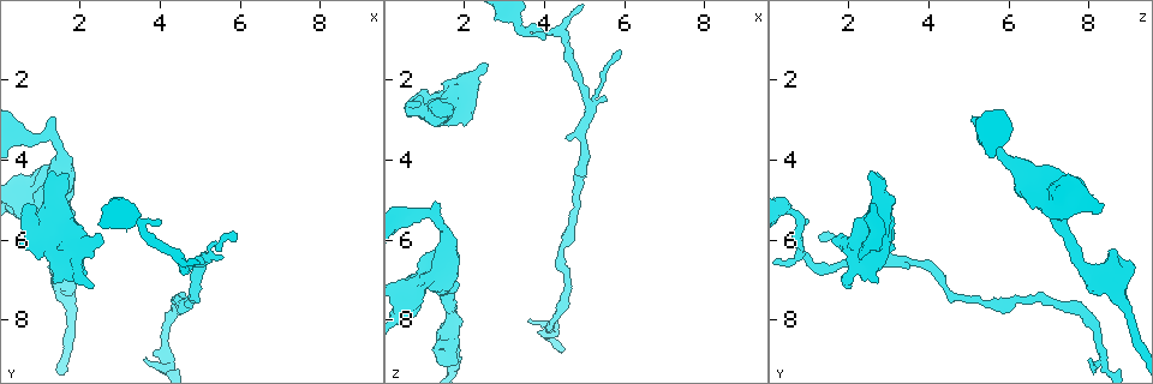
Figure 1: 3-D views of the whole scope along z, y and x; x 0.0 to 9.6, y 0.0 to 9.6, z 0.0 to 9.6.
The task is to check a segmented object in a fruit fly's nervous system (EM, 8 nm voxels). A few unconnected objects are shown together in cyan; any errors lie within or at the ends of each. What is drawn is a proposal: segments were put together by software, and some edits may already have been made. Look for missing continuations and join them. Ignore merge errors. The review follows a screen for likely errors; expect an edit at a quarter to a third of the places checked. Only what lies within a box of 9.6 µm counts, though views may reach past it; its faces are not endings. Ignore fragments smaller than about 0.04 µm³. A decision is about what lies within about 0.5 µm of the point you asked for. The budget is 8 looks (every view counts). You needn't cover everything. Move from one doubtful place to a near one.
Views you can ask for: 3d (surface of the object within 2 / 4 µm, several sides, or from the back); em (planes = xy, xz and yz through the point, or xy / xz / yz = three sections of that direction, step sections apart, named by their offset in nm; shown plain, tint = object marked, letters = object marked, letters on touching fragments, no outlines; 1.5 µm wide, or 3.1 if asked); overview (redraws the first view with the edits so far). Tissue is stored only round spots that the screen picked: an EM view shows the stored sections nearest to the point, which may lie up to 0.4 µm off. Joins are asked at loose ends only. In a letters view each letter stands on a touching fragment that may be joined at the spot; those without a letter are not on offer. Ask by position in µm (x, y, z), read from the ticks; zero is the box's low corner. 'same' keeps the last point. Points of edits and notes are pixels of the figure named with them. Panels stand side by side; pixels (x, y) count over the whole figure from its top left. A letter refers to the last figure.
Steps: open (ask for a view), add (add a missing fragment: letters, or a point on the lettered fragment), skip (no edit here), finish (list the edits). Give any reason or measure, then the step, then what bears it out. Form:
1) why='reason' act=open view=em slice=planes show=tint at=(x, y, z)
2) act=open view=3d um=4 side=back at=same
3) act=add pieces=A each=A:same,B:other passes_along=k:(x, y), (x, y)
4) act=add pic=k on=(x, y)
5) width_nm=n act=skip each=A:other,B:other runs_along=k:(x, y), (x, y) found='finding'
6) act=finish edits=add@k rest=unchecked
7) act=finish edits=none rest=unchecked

why='free end' act=open view=3d um=2 at=(5.90, 5.85, 1.30)

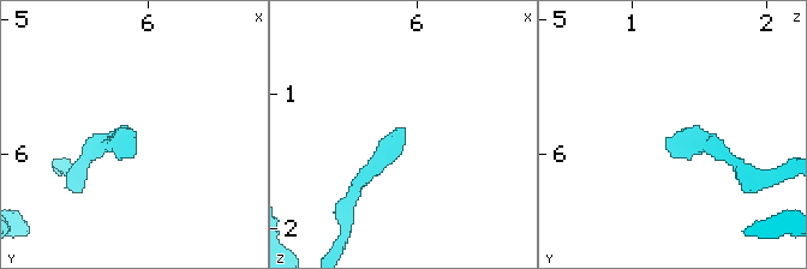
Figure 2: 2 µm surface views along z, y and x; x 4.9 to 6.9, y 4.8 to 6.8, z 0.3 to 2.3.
act=open view=em slice=planes show=letters at=(5.92, 5.90, 1.26)

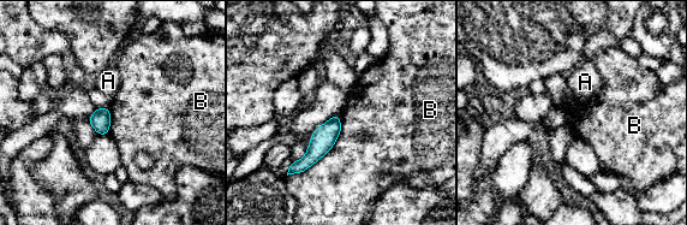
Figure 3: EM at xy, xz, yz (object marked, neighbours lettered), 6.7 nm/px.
longest_contact=B:550nm act=skip each=A:other,B:other runs_along=3:(336, 118), (316, 151), (294, 170) found='none of them fits'

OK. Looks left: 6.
why='an open end' act=open view=3d um=2 at=(1.45, 7.05, 2.75)

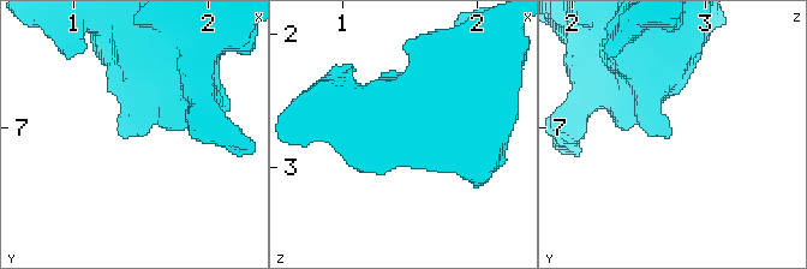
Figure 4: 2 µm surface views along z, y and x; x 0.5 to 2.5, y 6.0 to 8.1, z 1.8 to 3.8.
why='shape alone is not enough' act=open view=em slice=planes show=tint at=(1.42, 7.08, 2.70)

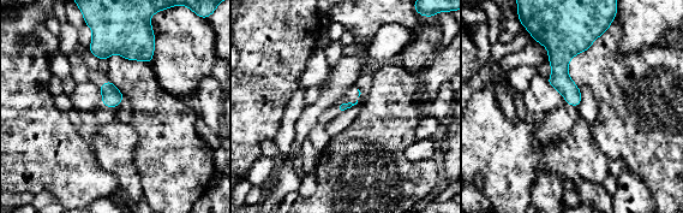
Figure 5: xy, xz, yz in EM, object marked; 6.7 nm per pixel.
why='what lies round it' act=open view=em slice=planes show=letters at=same

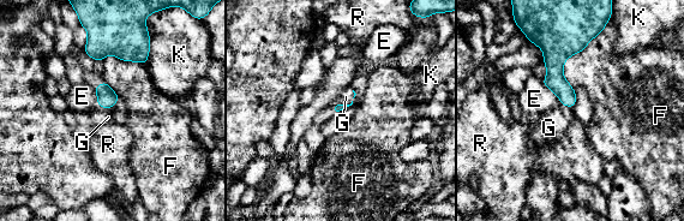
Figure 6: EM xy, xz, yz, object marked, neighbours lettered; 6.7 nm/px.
longest_contact=F:440nm act=add pieces=G each=E:other,F:other,G:same,K:other,R:other found='it goes on there'

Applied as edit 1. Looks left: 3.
why='free end' act=open view=em slice=xz step=8 show=tint at=(1.30, 2.95, 5.10)

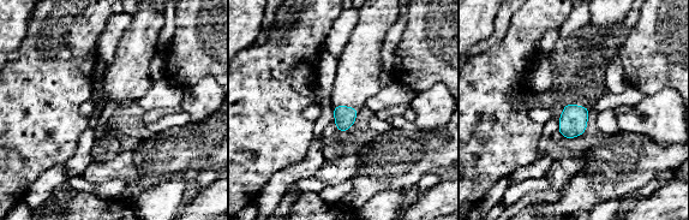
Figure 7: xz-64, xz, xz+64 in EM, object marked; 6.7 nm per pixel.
why='what lies round it' act=open view=em slice=xz step=8 show=letters at=same

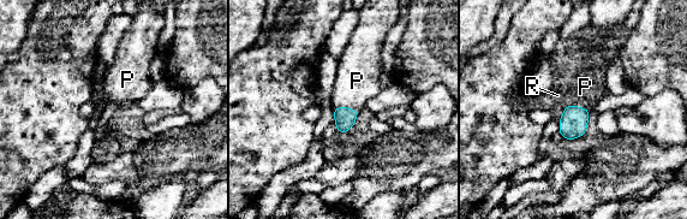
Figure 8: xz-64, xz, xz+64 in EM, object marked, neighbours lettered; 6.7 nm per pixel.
act=add pieces=P each=P:same,R:other passes_along=8:(345, 118), (346, 108), (357, 81) found='it goes on there'

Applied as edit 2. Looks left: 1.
act=finish edits=add@6,add@8 rest=unchecked

